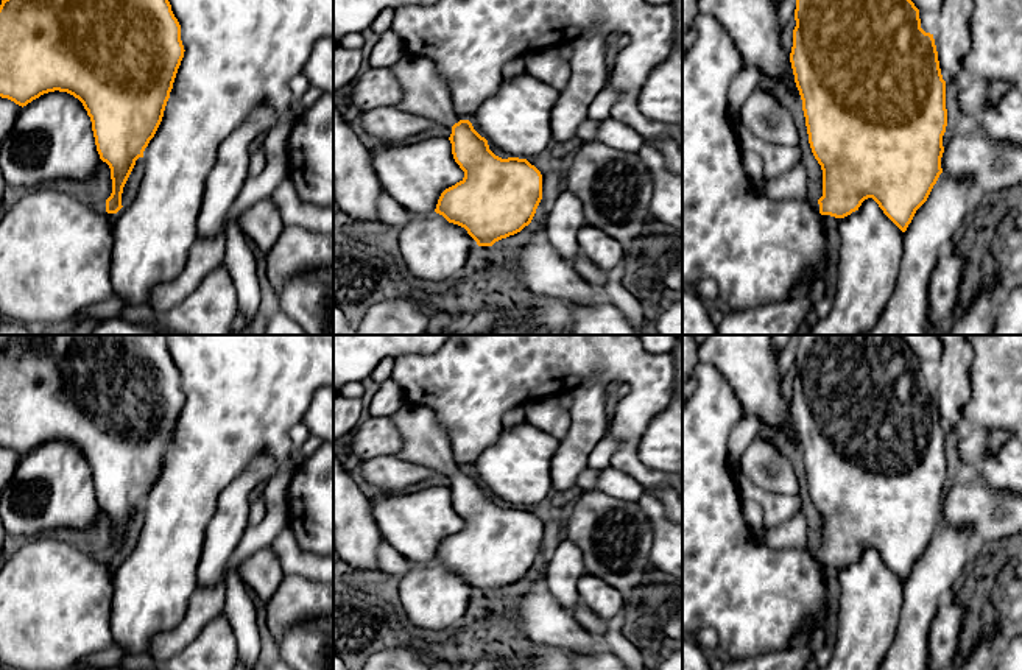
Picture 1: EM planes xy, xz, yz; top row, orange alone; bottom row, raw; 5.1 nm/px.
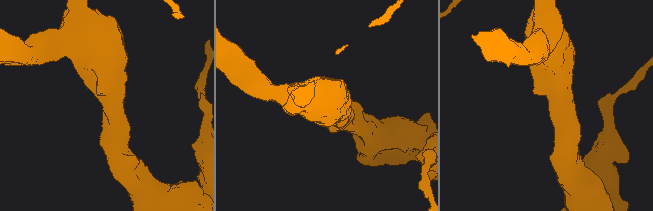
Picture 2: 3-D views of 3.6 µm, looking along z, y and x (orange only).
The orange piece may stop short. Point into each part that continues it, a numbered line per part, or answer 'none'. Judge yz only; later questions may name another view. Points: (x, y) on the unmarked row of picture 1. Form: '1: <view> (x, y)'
1: yz (792, 533)

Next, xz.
1: xz (424, 441)

